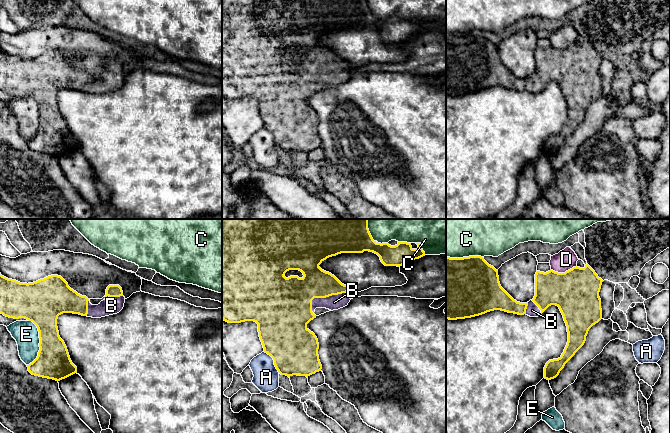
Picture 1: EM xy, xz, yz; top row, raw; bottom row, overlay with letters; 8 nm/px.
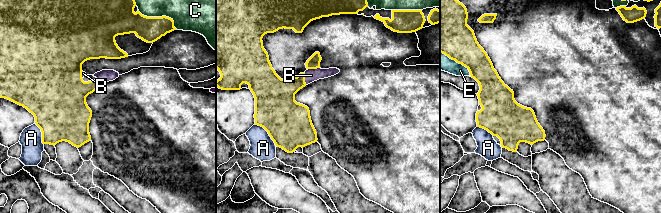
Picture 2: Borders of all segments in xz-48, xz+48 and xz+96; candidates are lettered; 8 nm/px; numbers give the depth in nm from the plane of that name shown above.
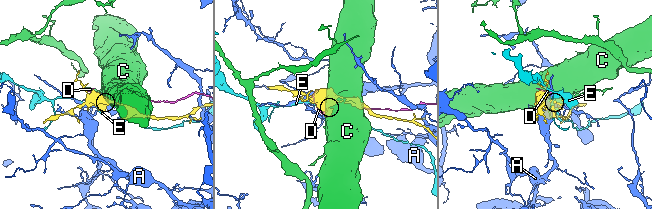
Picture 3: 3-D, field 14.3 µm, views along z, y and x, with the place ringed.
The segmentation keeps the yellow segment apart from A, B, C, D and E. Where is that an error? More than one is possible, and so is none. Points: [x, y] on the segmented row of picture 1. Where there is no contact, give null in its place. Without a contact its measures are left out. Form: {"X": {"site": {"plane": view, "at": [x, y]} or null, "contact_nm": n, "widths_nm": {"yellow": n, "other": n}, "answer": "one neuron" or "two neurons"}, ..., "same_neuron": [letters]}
{"A": {"site": {"plane": "xz", "at": [274, 361]}, "contact_nm": 220, "widths_nm": {"yellow": 380, "other": 200}, "answer": "two neurons"}, "B": {"site": {"plane": "xz", "at": [322, 297]}, "contact_nm": 320, "widths_nm": {"yellow": 340, "other": 120}, "answer": "one neuron"}, "C": {"site": {"plane": "yz", "at": [464, 257]}, "contact_nm": 300, "widths_nm": {"yellow": 480, "other": 500}, "answer": "two neurons"}, "D": {"site": {"plane": "yz", "at": [563, 273]}, "contact_nm": 220, "widths_nm": {"yellow": 360, "other": 160}, "answer": "two neurons"}, "E": {"site": {"plane": "xy", "at": [40, 342]}, "contact_nm": 380, "widths_nm": {"yellow": 280, "other": 200}, "answer": "two neurons"}, "same_neuron": ["B"]}

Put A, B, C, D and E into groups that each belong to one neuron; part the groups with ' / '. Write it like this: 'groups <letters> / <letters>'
groups A / B / C / D / E

